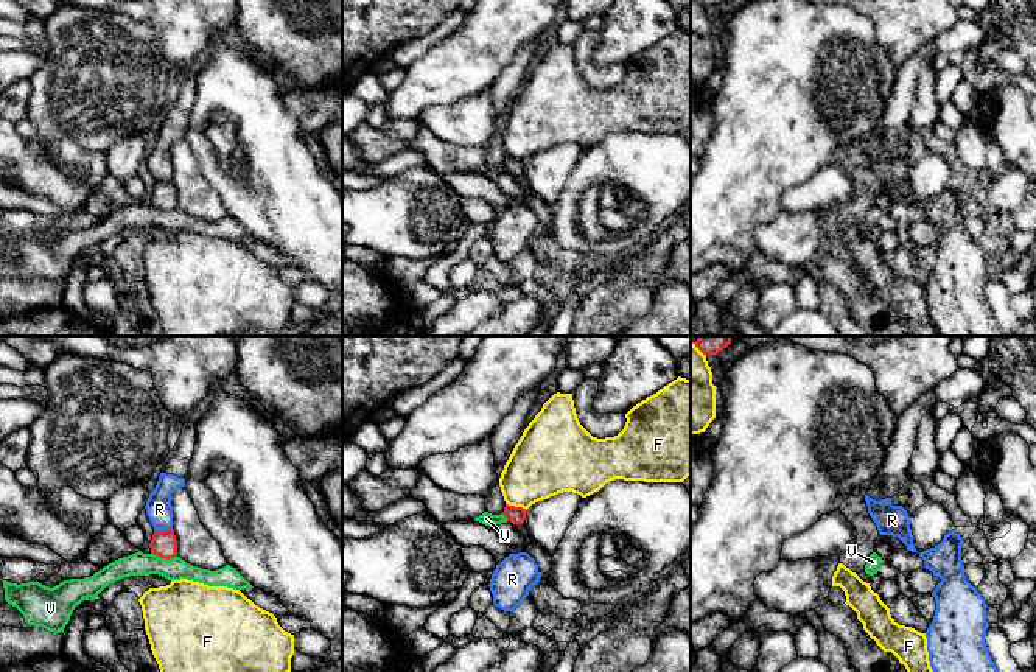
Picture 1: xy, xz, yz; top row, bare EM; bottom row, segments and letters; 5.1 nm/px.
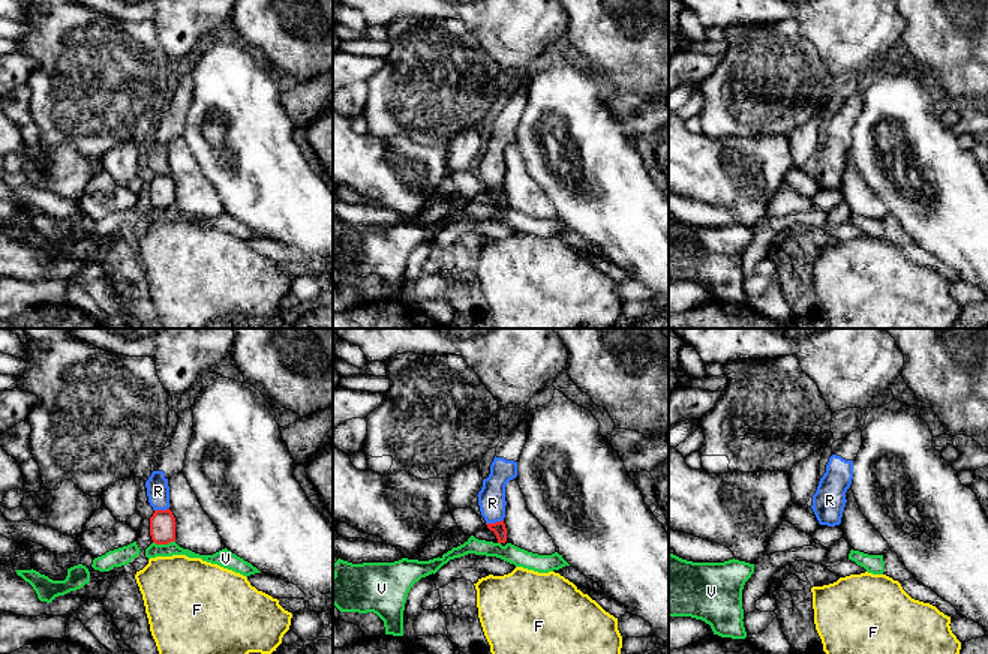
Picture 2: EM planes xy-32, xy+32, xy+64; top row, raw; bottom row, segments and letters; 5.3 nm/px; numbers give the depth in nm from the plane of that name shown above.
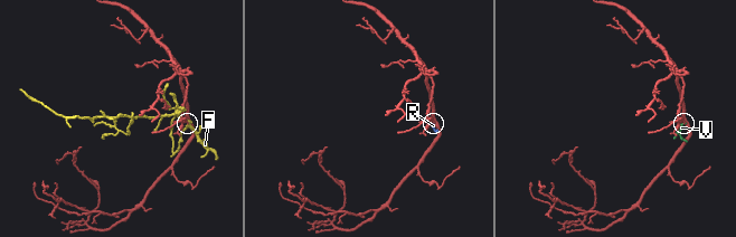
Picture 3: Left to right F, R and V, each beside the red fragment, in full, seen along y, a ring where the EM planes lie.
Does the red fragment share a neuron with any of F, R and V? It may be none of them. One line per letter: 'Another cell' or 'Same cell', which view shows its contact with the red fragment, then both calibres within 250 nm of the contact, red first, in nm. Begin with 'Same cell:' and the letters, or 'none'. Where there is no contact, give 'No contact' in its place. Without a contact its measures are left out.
Same cell: none
F: Another cell. Touches red in xz. Thickness 90 nm (red) against 320 nm
R: Another cell. Touches red in xy. Thickness 140 nm (red) against 140 nm
V: Another cell. Touches red in xy. Thickness 140 nm (red) against 120 nm

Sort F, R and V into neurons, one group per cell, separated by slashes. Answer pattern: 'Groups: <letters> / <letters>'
Groups: F / R / V

